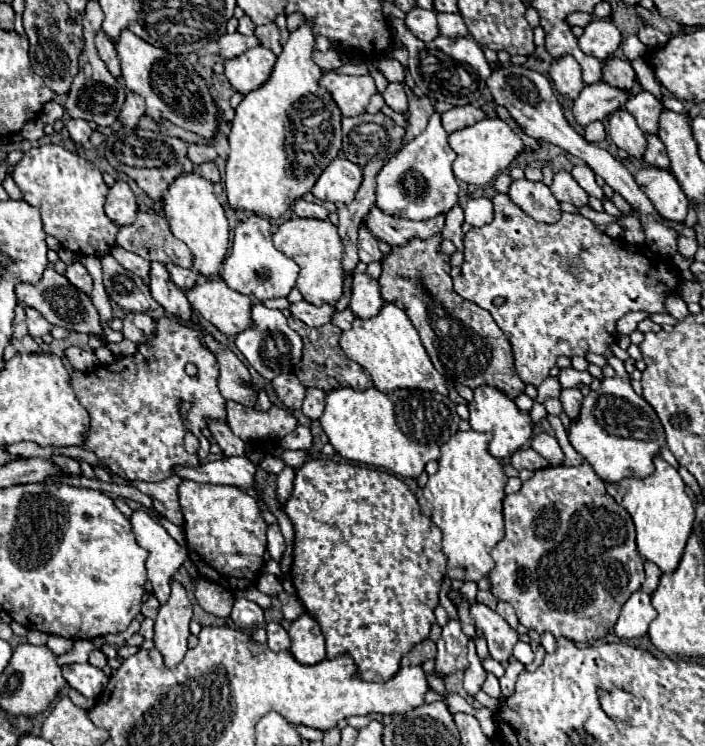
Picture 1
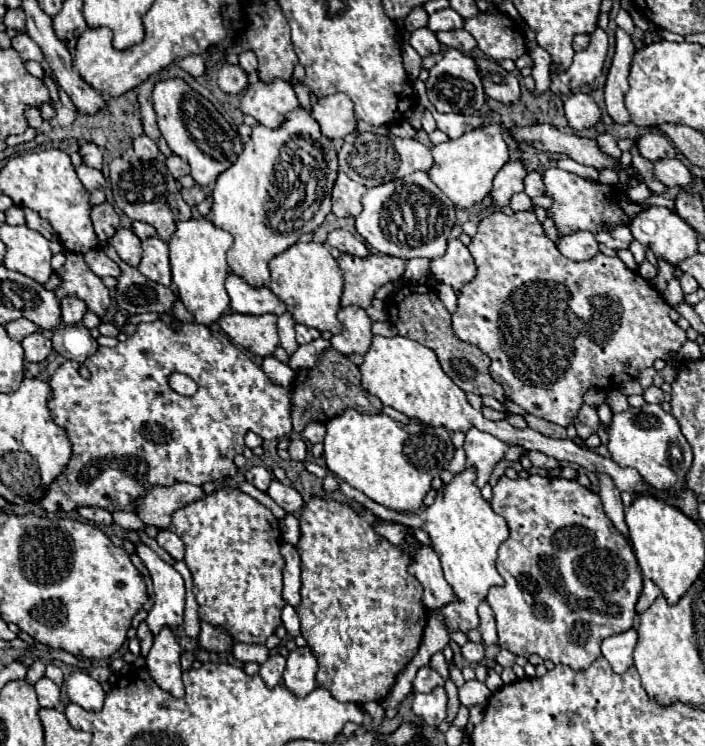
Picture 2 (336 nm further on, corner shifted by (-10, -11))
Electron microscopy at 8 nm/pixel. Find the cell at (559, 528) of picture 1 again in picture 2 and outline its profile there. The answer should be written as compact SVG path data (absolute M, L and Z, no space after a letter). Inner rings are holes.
M531 475L529 479L507 479L501 477L499 483L493 487L493 499L491 499L491 507L495 513L503 515L507 525L509 525L509 539L501 543L499 547L499 557L497 557L497 571L501 573L501 577L505 579L503 587L491 587L489 595L487 595L487 603L491 605L493 613L495 613L495 621L497 621L497 635L499 635L499 645L507 651L511 651L513 655L533 655L537 653L541 659L551 659L553 663L563 663L569 665L571 669L587 669L599 655L601 655L601 641L605 637L623 633L627 629L633 627L635 623L635 605L637 599L641 595L643 589L643 577L639 571L639 563L637 557L633 553L633 547L629 543L629 539L619 533L615 529L615 525L611 523L611 519L607 517L603 503L599 499L597 493L593 493L591 489L581 487L577 481L567 481L567 479L551 479L551 477L539 477L539 475Z

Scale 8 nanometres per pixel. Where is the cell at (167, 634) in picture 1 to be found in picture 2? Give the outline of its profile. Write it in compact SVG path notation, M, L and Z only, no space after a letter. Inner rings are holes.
M163 627L163 631L153 641L153 647L145 657L145 663L155 683L175 697L185 695L179 661L181 661L179 639L171 627Z

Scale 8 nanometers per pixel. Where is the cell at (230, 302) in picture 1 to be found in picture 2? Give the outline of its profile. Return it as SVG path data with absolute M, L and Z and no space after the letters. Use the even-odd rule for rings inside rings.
M229 311L221 315L217 323L233 343L245 347L253 355L267 357L279 345L275 315L243 315Z

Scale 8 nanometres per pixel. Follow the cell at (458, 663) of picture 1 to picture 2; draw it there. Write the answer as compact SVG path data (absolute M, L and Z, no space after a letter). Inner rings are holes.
M435 687L431 693L413 695L413 713L421 717L427 725L439 725L445 719L447 693L445 687Z

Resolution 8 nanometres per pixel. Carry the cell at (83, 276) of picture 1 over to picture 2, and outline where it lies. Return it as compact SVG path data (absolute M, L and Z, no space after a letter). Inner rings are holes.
M63 297L61 299L61 317L63 323L67 325L75 325L83 319L87 311L87 303L83 303L79 297Z

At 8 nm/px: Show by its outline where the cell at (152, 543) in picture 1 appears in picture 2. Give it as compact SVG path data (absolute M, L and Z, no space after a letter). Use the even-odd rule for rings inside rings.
M137 543L137 555L149 569L155 587L155 605L147 615L149 629L157 635L165 625L177 627L183 623L185 607L185 585L183 577L175 571L173 565L163 561L149 545Z

